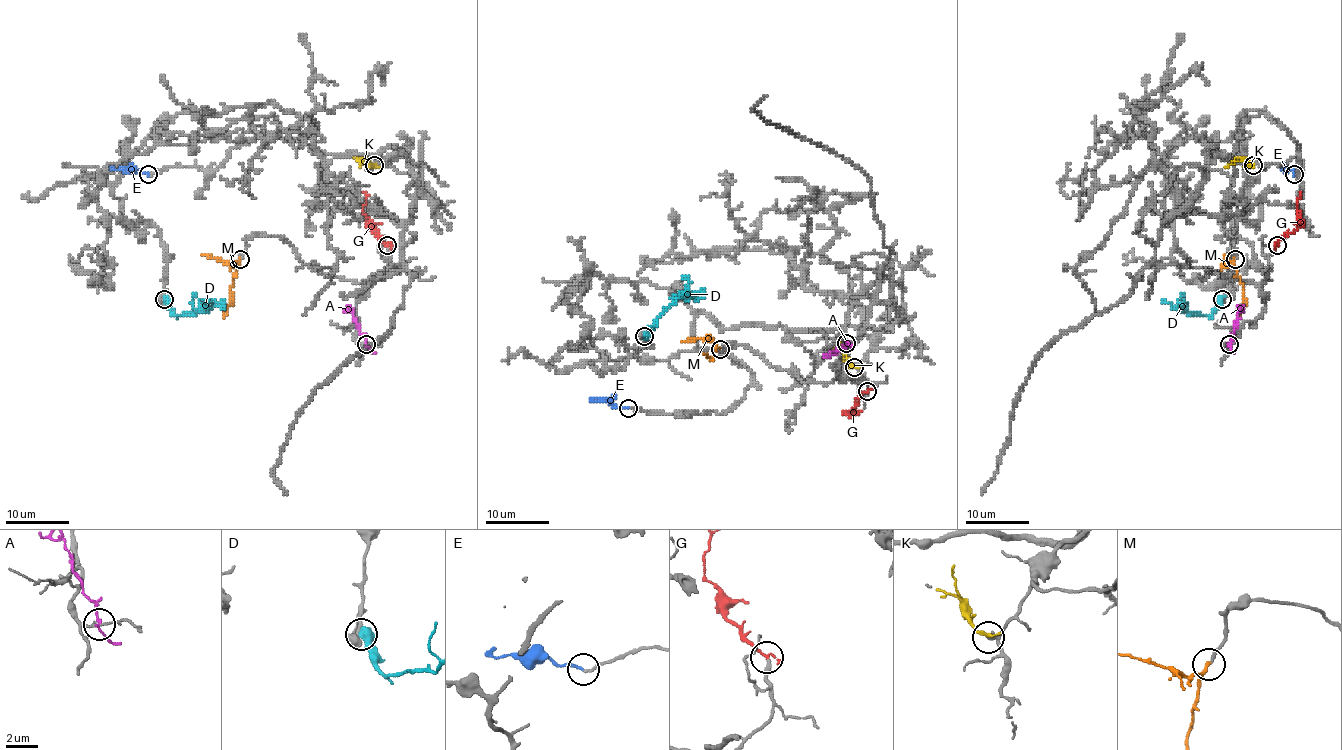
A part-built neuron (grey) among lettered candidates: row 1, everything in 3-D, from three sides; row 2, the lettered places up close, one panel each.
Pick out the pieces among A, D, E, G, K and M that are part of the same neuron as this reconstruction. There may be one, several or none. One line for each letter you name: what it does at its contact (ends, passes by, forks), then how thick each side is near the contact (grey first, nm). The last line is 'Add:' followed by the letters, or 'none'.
E: it ends there; 140 nm thick on the grey side, 170 nm on the other
G: it ends there; 200 nm thick on the grey side, 200 nm on the other
M: it passes by; 180 nm thick on the grey side, 160 nm on the other
Add: E, G, M

